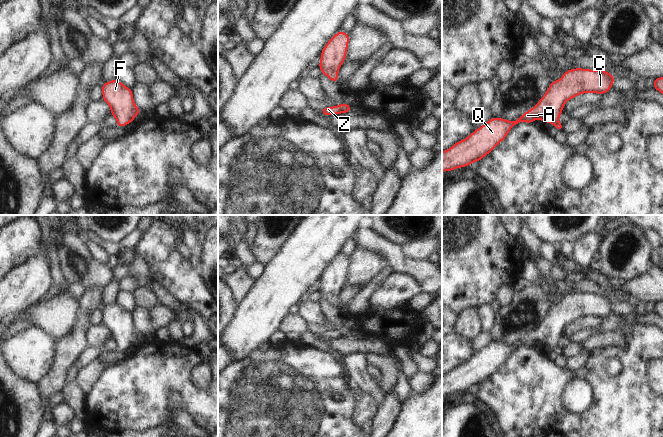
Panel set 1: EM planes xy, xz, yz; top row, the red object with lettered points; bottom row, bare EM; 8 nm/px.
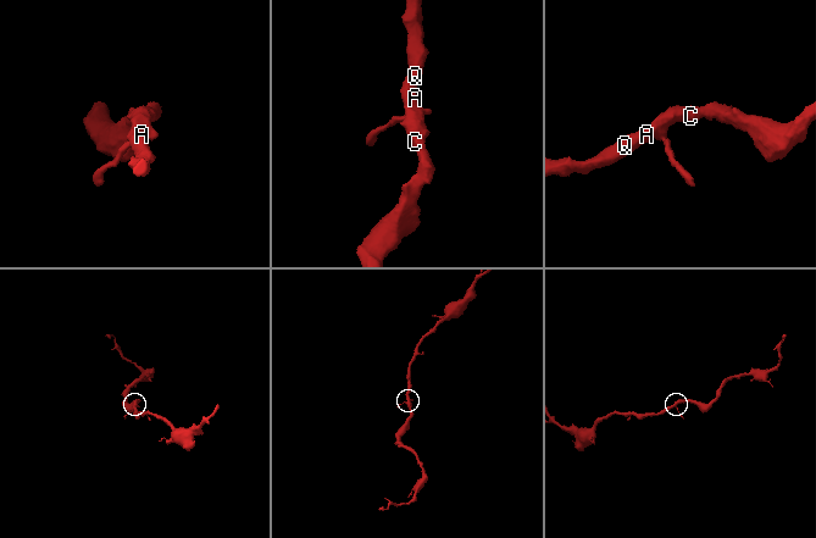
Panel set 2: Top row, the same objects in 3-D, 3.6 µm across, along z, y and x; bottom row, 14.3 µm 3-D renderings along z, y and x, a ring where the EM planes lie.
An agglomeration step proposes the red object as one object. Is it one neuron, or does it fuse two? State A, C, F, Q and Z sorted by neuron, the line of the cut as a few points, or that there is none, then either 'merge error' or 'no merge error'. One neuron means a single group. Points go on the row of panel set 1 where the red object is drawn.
A C F Q Z | no cut | no merge error

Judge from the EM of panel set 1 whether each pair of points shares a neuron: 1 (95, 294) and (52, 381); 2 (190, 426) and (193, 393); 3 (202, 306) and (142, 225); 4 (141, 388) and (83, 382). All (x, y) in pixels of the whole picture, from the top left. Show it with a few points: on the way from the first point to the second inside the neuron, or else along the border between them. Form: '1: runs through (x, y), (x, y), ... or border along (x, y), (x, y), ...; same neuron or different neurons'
1: runs through (83, 316), (76, 340), (67, 349), (63, 359); same neuron
2: border along (179, 397), (180, 407), (200, 426); different neurons
3: border along (150, 225), (143, 233); different neurons
4: border along (109, 366), (101, 372), (91, 390), (85, 395); different neurons

